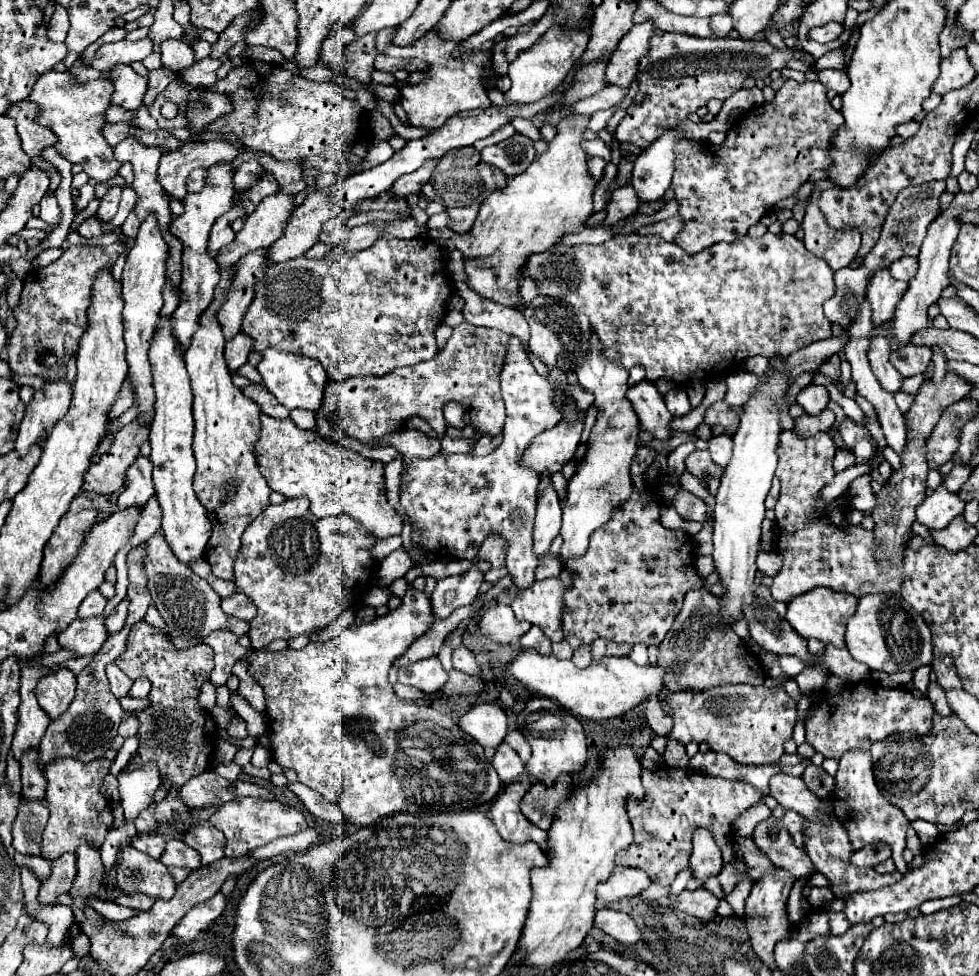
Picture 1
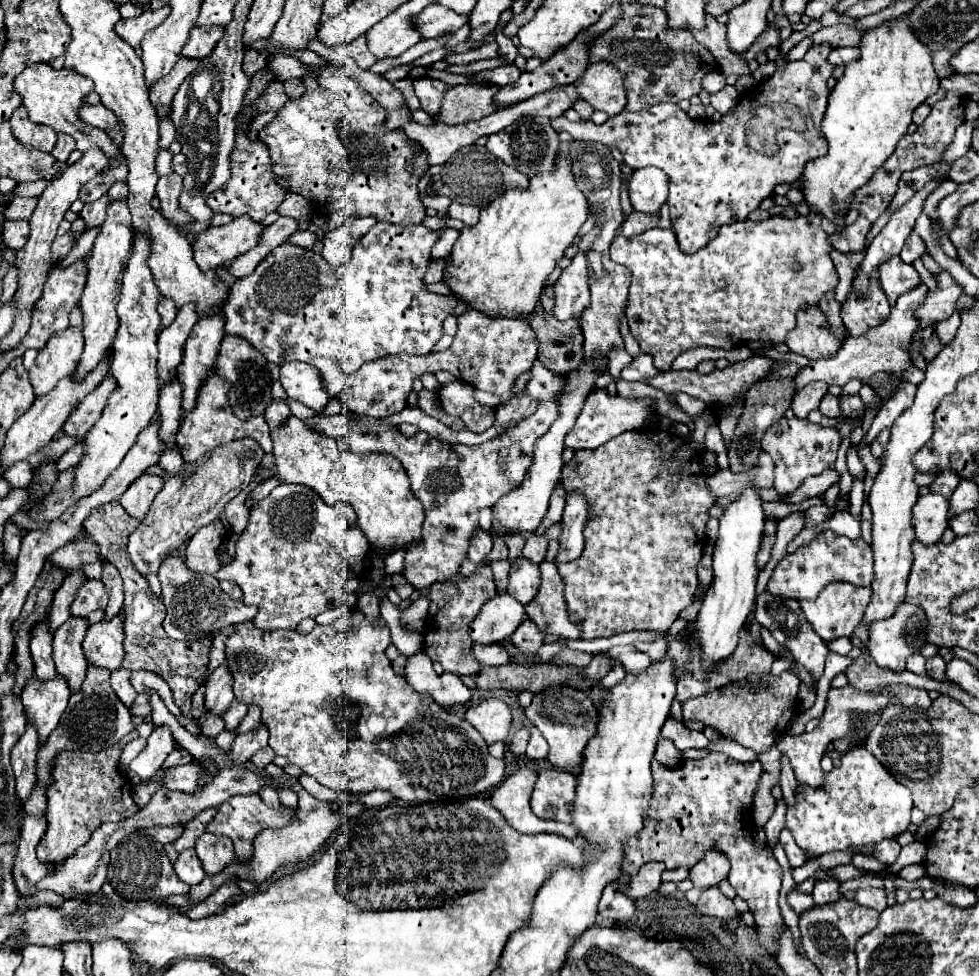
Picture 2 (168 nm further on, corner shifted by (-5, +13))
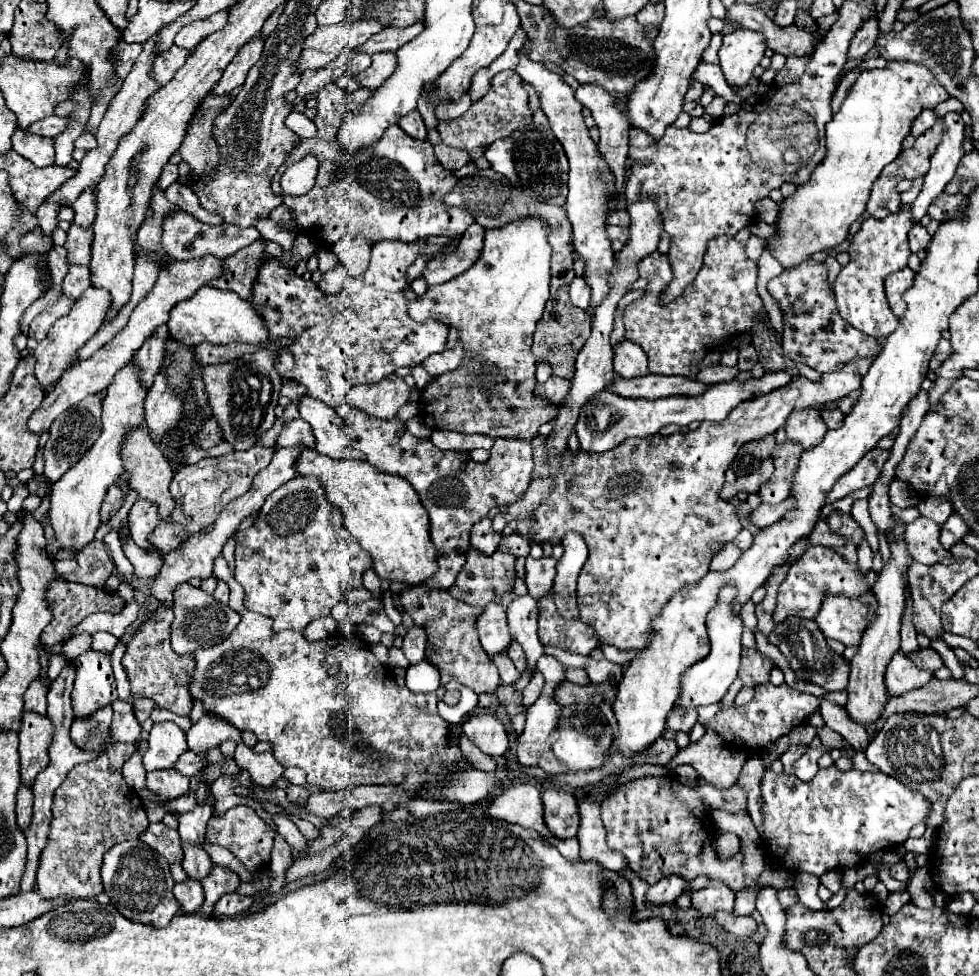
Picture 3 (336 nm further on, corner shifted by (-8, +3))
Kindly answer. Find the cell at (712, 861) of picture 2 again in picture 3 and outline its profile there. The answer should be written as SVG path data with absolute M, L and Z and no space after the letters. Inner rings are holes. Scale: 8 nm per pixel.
M711 879L709 885L701 891L691 893L691 905L705 917L711 917L715 911L733 911L735 893L723 883Z

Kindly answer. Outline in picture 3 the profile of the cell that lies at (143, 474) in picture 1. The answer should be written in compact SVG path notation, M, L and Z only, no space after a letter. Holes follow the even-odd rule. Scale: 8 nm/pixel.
M135 501L135 505L129 511L129 519L131 519L131 537L133 537L133 541L145 551L151 551L151 553L157 551L153 547L153 543L149 541L149 535L159 525L159 517L155 515L155 509L151 507L151 503Z

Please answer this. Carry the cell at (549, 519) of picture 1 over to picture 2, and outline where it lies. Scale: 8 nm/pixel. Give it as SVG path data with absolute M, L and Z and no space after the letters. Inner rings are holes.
M532 533L526 537L526 545L524 545L524 551L522 555L528 557L530 561L536 561L536 563L542 563L544 561L544 555L546 555L546 547L548 547L548 535L546 533Z

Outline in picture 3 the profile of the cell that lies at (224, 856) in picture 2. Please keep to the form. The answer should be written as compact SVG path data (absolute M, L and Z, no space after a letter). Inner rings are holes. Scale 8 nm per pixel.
M215 865L211 869L211 875L207 875L207 879L203 879L203 891L205 891L205 901L201 905L201 911L205 915L213 915L213 909L215 909L215 903L225 895L225 893L233 893L237 891L239 887L239 877L229 871L229 869L223 869L219 865Z

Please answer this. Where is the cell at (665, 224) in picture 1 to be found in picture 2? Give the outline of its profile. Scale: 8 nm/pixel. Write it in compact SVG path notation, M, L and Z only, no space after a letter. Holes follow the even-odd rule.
M630 213L628 219L622 223L622 235L624 237L634 237L640 235L652 227L658 227L660 215L658 213Z

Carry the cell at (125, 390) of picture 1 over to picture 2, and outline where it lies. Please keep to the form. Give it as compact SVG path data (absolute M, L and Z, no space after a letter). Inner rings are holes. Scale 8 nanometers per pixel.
M108 373L108 375L104 377L104 381L102 381L90 395L86 395L86 397L78 403L78 407L74 409L74 413L66 419L62 431L64 431L66 435L74 435L74 437L78 437L78 439L84 437L84 435L92 429L92 425L100 419L100 415L102 415L102 411L104 411L104 405L108 403L108 397L110 397L114 391L116 391L116 381L114 381L114 377Z

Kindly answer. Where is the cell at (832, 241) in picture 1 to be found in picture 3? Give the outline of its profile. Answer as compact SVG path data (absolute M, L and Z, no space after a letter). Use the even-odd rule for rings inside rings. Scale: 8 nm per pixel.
M901 205L901 209L897 213L885 217L885 219L875 219L875 217L863 219L861 229L853 235L851 245L847 249L851 259L841 269L841 273L837 275L837 279L833 283L837 307L839 307L839 313L843 315L843 319L849 321L855 329L859 329L875 339L891 335L899 325L899 319L887 307L883 281L887 275L907 267L907 259L911 255L909 243L907 243L907 233L911 227L913 227L911 205Z

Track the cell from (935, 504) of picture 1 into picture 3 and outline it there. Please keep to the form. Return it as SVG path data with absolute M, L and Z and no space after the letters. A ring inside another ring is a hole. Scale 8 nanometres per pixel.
M923 517L905 525L903 539L907 545L907 553L913 561L923 565L935 565L949 555L949 551L945 551L939 543L939 531L941 527L937 523L931 523L931 519Z

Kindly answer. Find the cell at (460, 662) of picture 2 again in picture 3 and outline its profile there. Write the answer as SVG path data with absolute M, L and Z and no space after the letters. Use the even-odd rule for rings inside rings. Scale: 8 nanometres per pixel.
M425 585L409 587L401 593L401 605L409 613L415 625L423 627L425 633L429 635L429 651L427 659L433 659L439 673L441 673L441 683L449 683L451 679L459 679L461 685L471 687L477 695L481 693L495 693L497 687L501 685L499 673L495 663L489 659L489 655L481 649L479 639L477 639L477 629L475 621L483 613L481 607L471 607L461 603L459 599L451 597L449 591L439 591L431 589Z

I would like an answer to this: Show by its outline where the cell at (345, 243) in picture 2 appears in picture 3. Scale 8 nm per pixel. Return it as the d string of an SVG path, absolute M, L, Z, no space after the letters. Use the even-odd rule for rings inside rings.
M337 263L337 267L333 271L327 271L323 275L323 279L319 281L319 289L329 293L329 295L337 295L337 293L341 293L345 289L347 279L349 279L347 269L343 267L343 263Z

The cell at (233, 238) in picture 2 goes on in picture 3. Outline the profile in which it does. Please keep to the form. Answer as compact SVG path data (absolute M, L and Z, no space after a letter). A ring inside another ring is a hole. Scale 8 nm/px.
M207 255L203 259L191 259L187 263L173 263L173 261L167 263L165 269L159 273L153 289L133 309L133 313L129 317L129 323L107 345L103 345L99 351L95 351L89 359L77 361L75 367L67 369L61 375L57 387L43 399L41 407L29 419L31 431L41 435L43 429L51 427L51 423L53 423L53 419L57 415L61 415L63 411L67 411L67 407L75 407L75 403L79 403L87 395L93 395L93 393L99 393L99 391L107 389L109 383L113 381L115 373L119 369L123 369L133 359L135 351L145 343L145 339L151 337L157 327L161 327L161 325L165 325L169 321L169 313L175 307L175 303L191 299L195 295L195 291L207 283L207 279L215 279L215 275L219 275L219 267L223 267L221 259L215 259L213 255Z

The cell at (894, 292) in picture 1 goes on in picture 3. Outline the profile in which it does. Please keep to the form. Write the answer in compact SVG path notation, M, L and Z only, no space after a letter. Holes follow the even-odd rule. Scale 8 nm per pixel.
M905 267L905 269L901 269L901 271L893 273L893 275L889 275L889 277L885 279L885 293L887 293L887 301L889 301L891 311L893 311L897 317L901 317L901 315L903 315L903 311L905 311L903 293L911 287L913 277L915 277L915 273L913 273L909 267Z

